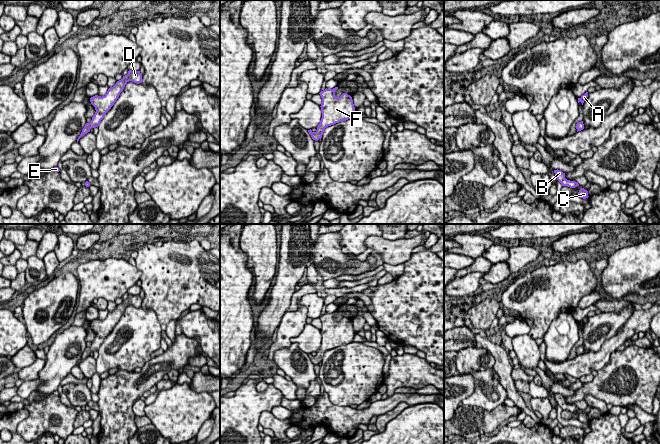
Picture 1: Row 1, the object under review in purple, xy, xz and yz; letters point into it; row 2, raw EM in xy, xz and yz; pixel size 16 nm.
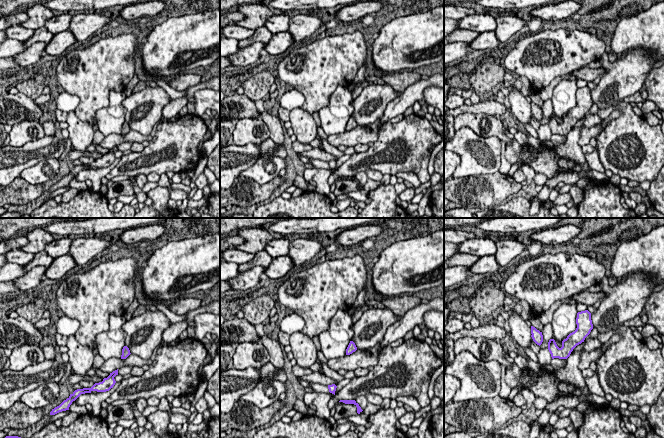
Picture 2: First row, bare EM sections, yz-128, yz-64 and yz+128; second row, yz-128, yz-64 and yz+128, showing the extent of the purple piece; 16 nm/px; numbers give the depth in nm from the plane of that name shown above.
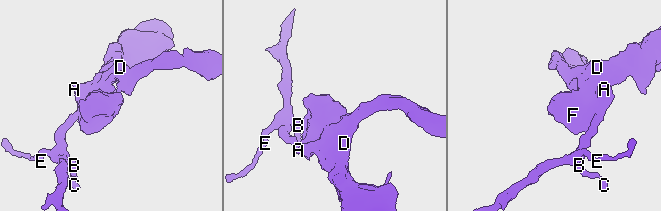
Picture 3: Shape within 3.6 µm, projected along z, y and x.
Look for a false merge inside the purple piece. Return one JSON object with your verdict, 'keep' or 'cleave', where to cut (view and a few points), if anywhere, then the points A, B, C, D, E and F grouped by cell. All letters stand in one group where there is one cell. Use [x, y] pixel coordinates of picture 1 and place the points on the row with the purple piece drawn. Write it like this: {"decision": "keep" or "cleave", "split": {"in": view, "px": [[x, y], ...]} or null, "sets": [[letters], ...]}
{"decision": "keep", "split": null, "sets": [["A", "B", "C", "D", "E", "F"]]}

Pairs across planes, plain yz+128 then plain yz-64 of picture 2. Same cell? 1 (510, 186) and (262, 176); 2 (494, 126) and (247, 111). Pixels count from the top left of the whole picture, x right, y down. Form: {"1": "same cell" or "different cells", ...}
{"1": "different cells", "2": "different cells"}

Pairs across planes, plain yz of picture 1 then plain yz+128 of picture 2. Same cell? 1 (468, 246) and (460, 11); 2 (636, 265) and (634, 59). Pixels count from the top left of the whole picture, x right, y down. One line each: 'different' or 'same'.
1: same
2: different

